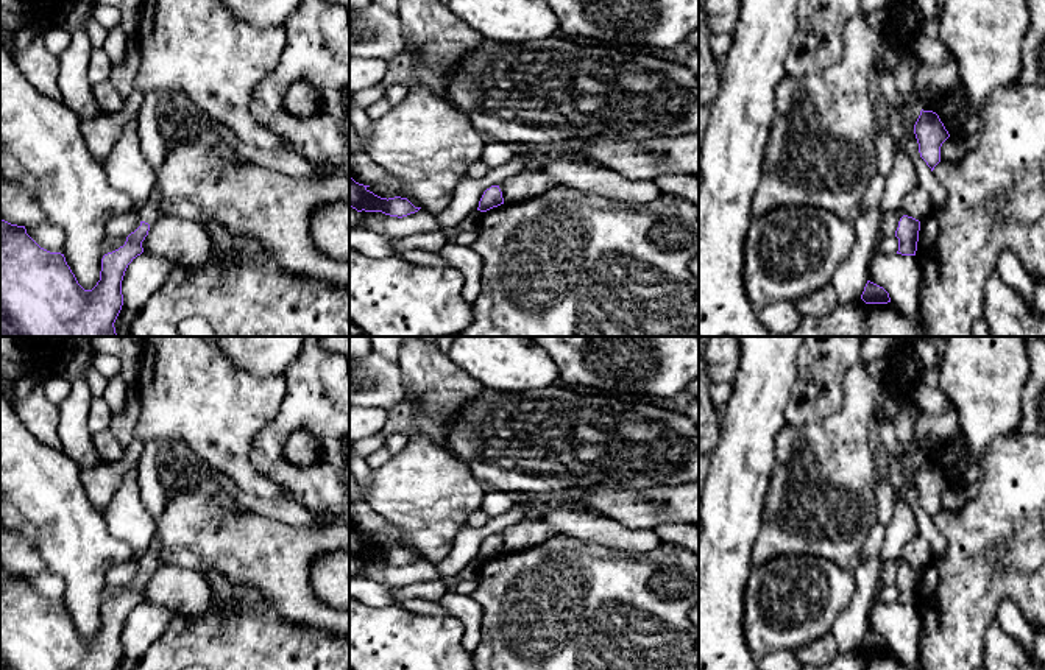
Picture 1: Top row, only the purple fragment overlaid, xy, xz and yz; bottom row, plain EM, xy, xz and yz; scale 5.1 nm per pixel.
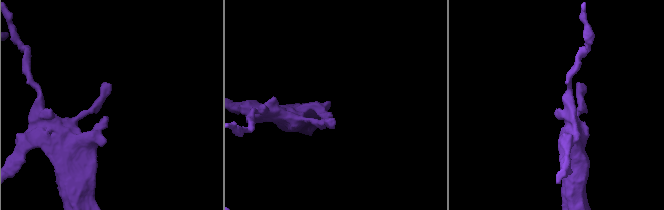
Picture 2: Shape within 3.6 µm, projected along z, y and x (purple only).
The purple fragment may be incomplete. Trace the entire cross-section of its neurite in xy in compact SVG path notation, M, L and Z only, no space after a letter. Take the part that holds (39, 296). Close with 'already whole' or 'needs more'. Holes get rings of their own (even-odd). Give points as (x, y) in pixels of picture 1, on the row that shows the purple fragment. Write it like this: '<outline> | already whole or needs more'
M156 184L137 212L142 218L140 226L126 237L123 246L103 256L100 280L92 290L84 290L78 284L64 254L41 248L27 234L25 226L0 218L0 337L117 337L114 323L123 305L122 280L128 265L143 252L142 242L148 235L150 226L161 217L161 201L162 193Z | needs more

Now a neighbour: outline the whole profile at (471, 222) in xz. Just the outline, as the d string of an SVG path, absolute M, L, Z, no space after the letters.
M471 212L459 226L449 231L451 237L463 231L477 231L482 212Z

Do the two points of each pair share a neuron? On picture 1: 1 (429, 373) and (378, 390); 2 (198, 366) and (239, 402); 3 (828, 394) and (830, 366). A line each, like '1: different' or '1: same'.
1: different
2: same
3: same

